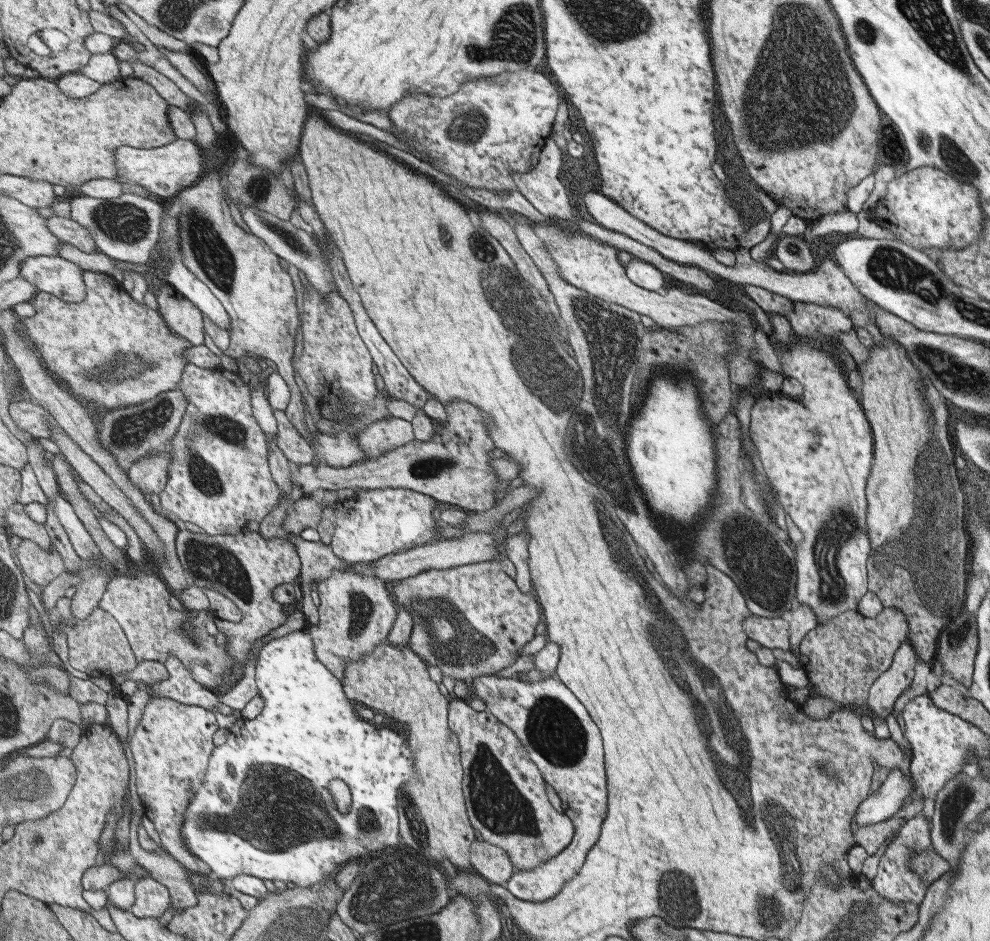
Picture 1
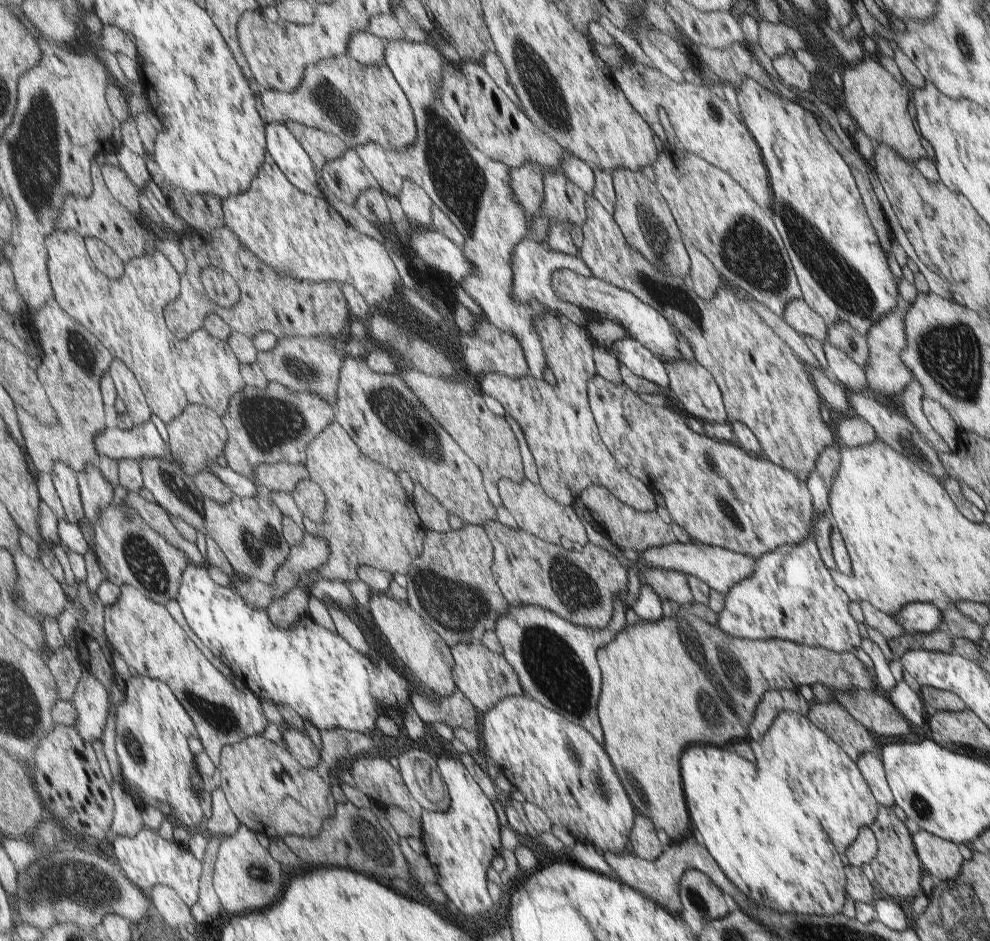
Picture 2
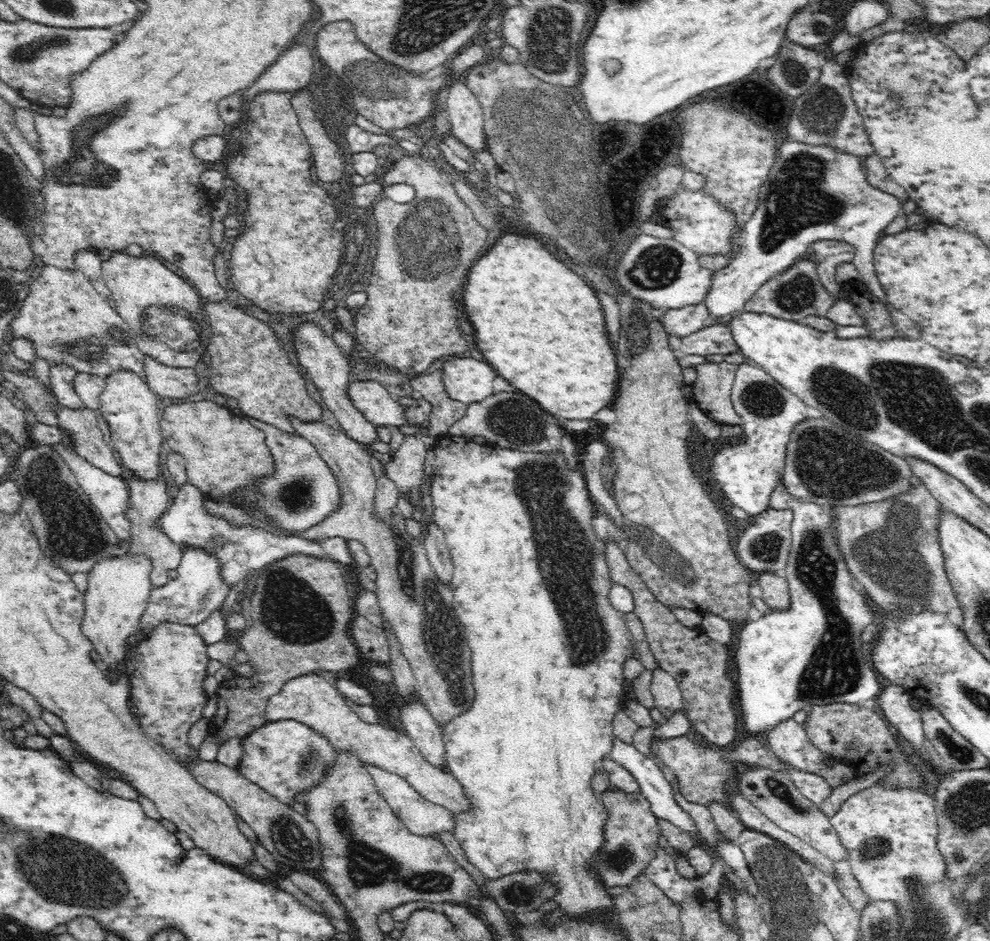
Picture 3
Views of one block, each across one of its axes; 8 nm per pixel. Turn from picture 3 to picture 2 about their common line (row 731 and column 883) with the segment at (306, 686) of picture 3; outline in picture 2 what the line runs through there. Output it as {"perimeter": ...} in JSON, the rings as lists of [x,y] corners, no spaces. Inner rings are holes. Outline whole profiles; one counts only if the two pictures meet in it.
{"perimeter":[[[902,295],[899,297],[898,307],[891,310],[889,314],[884,314],[879,318],[879,322],[871,325],[869,332],[865,334],[868,346],[868,360],[863,374],[867,380],[866,391],[880,394],[881,396],[893,400],[893,397],[900,394],[904,388],[907,388],[911,378],[911,372],[905,368],[905,364],[899,358],[899,352],[905,346],[905,337],[903,332],[903,310],[906,301]]]}

